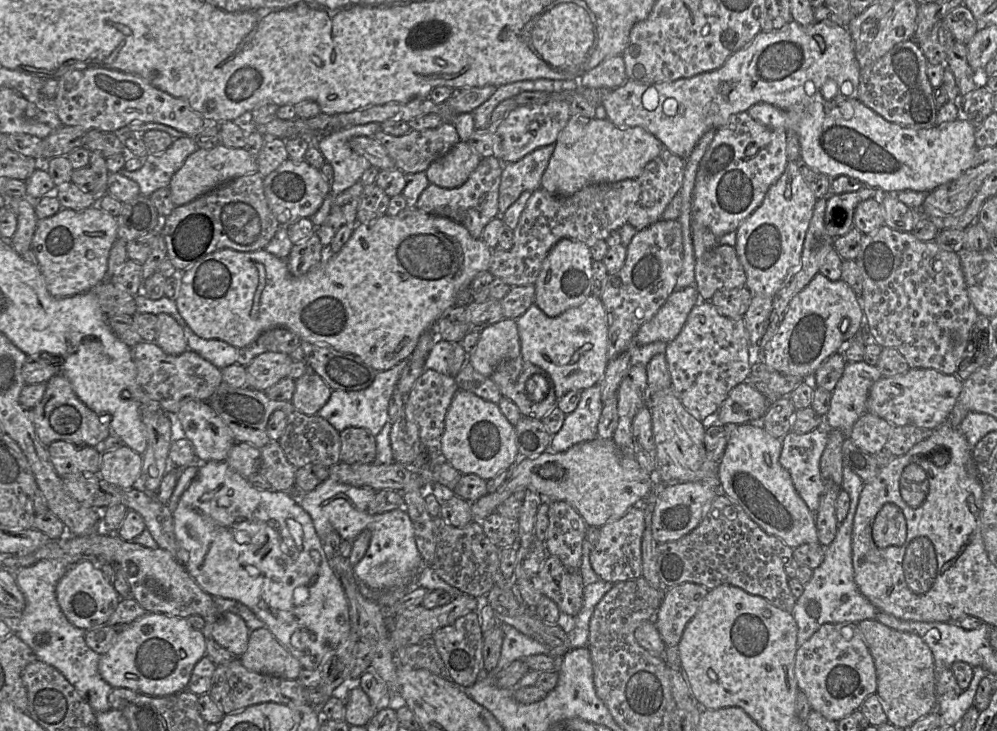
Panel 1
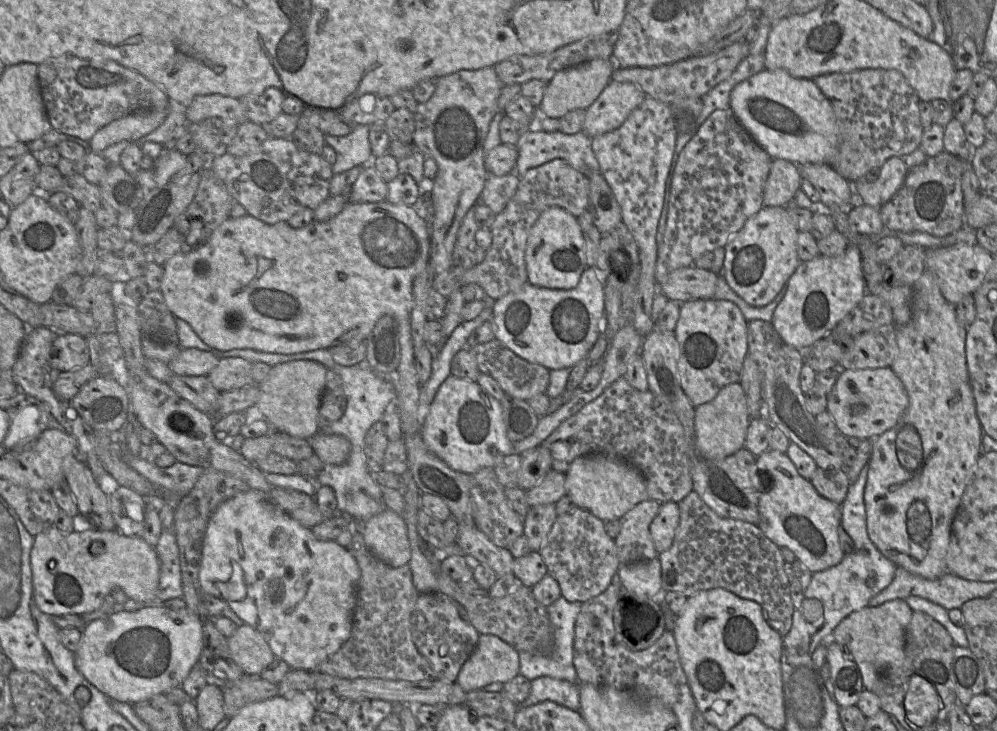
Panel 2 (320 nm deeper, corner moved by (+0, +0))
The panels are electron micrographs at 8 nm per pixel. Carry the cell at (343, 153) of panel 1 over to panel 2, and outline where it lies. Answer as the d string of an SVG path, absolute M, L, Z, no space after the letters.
M355 125L346 136L325 135L325 144L336 152L336 162L332 165L333 175L372 162L374 157L369 142L369 129L368 125Z

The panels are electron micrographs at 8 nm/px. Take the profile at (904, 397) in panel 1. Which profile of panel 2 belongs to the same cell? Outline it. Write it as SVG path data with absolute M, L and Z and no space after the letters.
M891 367L844 369L827 394L827 408L840 433L860 439L879 436L896 425L909 404L907 392Z

